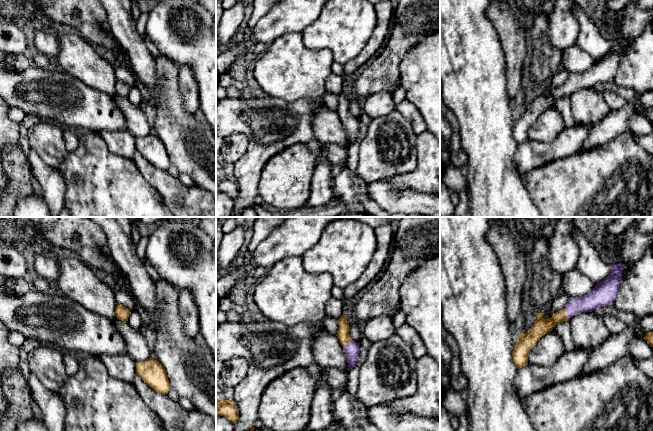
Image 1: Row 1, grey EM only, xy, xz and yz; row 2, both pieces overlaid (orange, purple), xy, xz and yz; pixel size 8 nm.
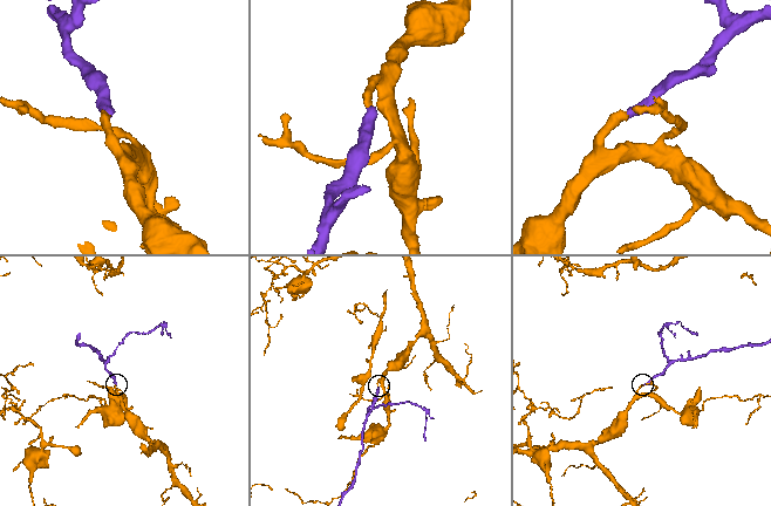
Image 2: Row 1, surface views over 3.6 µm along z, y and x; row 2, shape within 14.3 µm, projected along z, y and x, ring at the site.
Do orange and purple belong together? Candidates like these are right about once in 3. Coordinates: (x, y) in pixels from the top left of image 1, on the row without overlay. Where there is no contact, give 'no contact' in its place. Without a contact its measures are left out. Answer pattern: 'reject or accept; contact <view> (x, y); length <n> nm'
accept; contact yz (566, 90); length 100 nm

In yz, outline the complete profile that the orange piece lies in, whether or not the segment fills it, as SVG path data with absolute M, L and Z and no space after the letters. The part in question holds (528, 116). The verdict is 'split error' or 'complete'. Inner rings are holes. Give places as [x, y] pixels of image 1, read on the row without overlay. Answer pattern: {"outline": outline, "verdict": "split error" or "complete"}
{"outline": "M613 40L609 51L586 71L572 73L565 83L551 94L545 95L544 89L538 89L538 94L528 108L521 110L513 126L513 138L518 145L528 139L530 126L542 112L552 107L558 98L570 96L580 88L592 88L597 83L614 81L622 58L623 42Z", "verdict": "split error"}

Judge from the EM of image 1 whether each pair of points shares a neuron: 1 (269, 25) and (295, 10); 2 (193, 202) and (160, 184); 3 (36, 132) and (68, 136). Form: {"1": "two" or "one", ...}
{"1": "one", "2": "one", "3": "two"}

